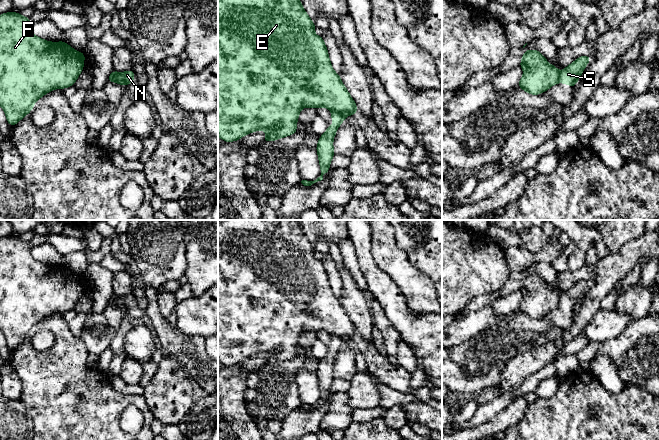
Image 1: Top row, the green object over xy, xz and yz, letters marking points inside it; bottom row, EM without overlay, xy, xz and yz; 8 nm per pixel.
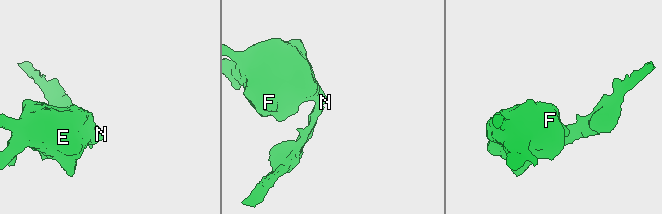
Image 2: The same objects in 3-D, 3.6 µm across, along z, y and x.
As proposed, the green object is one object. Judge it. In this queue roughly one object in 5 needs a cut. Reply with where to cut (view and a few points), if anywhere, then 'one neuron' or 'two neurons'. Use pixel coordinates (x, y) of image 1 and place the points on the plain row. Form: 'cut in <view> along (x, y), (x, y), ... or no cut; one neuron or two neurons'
cut in xz along (333, 335), (345, 339); two neurons

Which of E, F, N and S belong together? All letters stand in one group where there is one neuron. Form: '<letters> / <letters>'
E F N / S

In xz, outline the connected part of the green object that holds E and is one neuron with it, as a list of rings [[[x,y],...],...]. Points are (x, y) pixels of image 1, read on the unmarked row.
[[[218,220],[218,360],[225,366],[240,364],[253,355],[266,354],[263,366],[275,365],[297,356],[299,336],[304,331],[325,331],[333,336],[355,339],[358,332],[333,294],[322,260],[314,257],[316,250],[304,234],[298,220]]]

